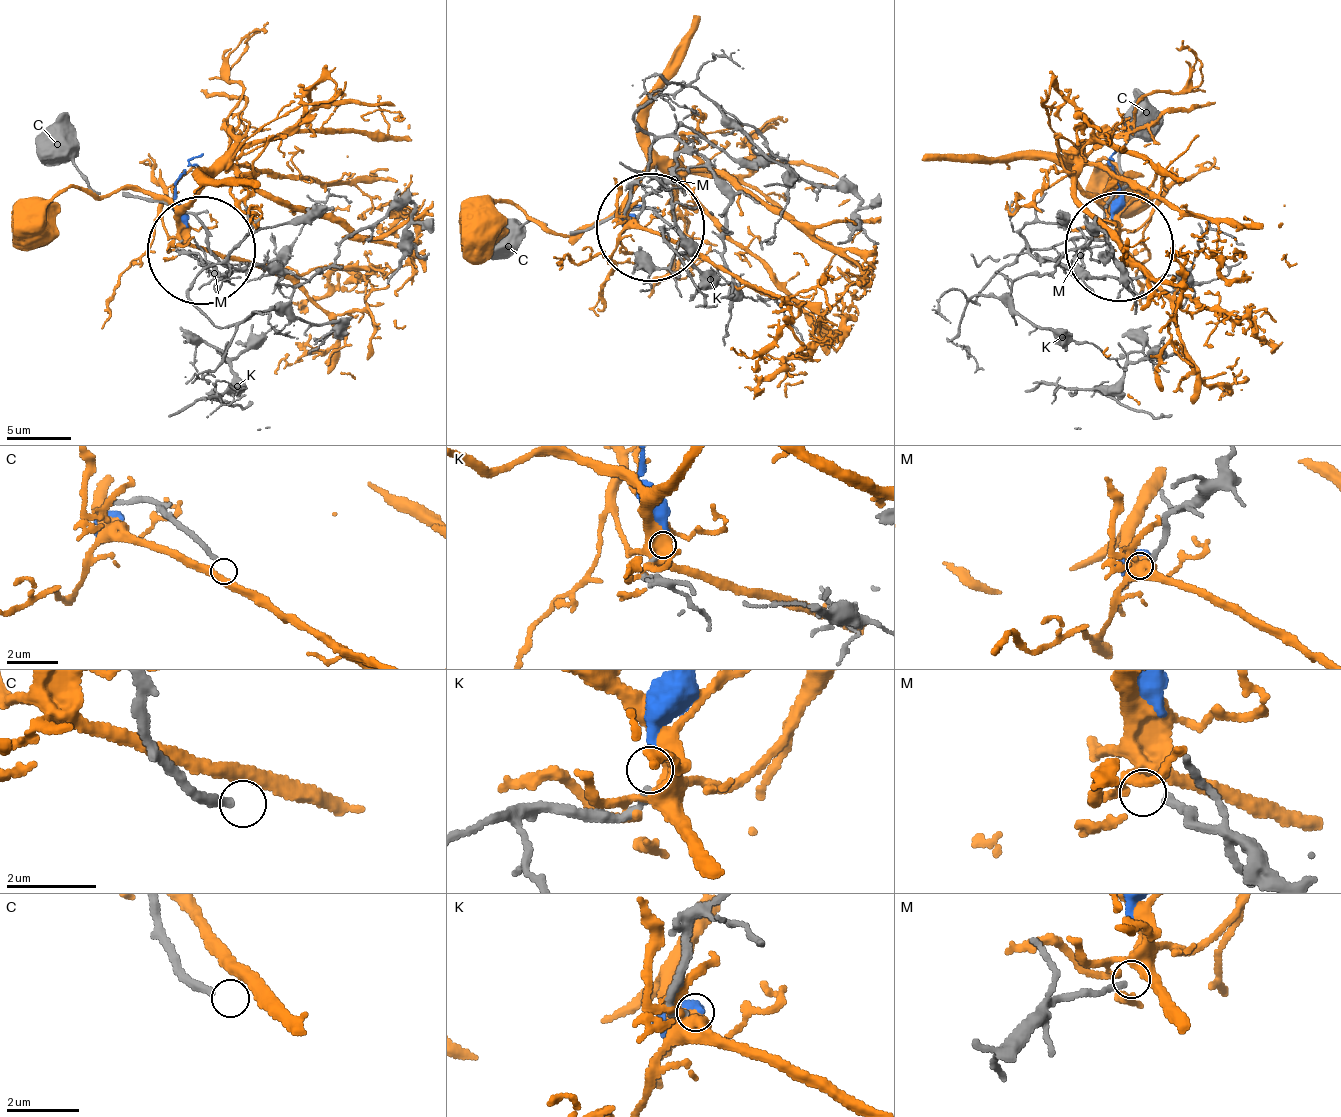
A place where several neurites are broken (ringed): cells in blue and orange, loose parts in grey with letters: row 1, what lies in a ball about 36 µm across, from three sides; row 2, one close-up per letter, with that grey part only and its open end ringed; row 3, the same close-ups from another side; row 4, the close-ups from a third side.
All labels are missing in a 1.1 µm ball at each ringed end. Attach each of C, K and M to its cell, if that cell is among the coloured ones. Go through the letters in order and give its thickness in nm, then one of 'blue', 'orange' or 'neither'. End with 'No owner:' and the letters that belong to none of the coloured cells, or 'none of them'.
C: 200 nm | neither
K: 130 nm | blue
M: 150 nm | neither
No owner: C, M

